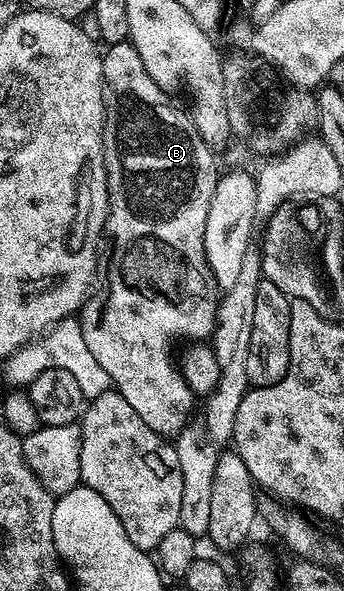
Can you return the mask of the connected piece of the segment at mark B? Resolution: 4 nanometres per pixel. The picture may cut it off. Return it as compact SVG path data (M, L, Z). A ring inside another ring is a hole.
M128 42L124 44L110 44L104 49L101 57L101 65L103 66L103 82L105 83L105 133L103 134L103 146L105 147L105 173L107 174L107 190L109 191L109 216L105 219L105 232L113 239L113 249L109 252L109 261L104 261L103 276L105 272L105 292L109 297L105 301L86 299L81 305L79 319L81 321L81 329L83 330L83 340L87 342L87 350L91 350L95 362L99 362L99 366L103 366L103 370L107 370L109 375L109 383L116 391L121 393L123 398L127 398L131 410L135 410L135 414L139 414L139 418L143 418L143 422L147 422L147 426L151 426L151 430L155 430L161 436L166 438L176 437L189 422L189 417L194 411L195 395L187 385L178 369L175 367L174 359L169 358L169 339L172 336L190 336L190 341L204 341L206 338L212 337L213 327L217 325L217 306L218 297L213 297L215 293L215 285L207 271L205 262L205 247L203 246L203 230L207 222L207 210L211 210L211 194L215 194L215 186L219 179L219 171L217 172L217 164L213 161L215 156L214 149L207 146L207 142L203 142L203 138L199 134L199 130L195 130L192 115L188 111L185 112L181 108L176 108L169 101L170 93L155 82L155 78L151 78L151 74L147 74L147 66L143 66L143 58L139 58L139 50L135 50L135 46Z

